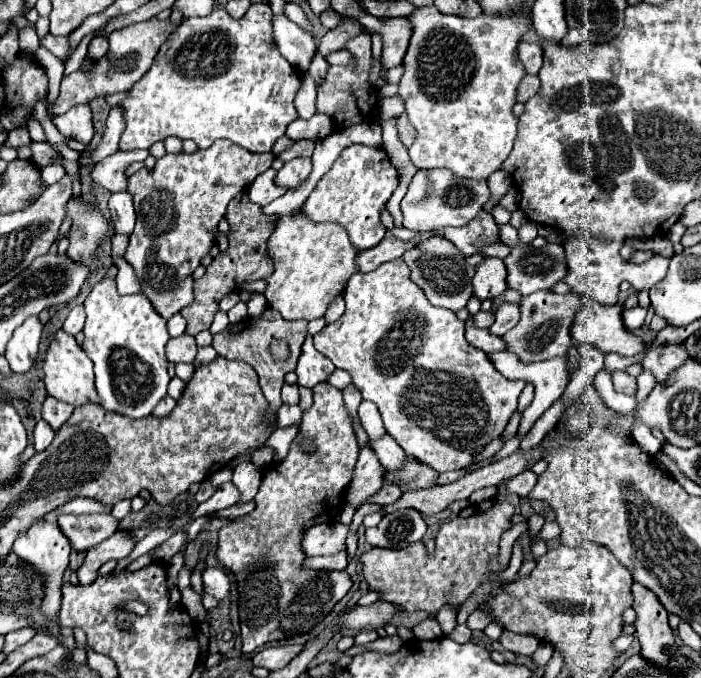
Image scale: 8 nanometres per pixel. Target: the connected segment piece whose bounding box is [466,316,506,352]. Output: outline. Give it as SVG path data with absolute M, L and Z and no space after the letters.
M472 316L466 320L466 340L468 340L472 346L482 348L484 352L500 352L500 350L506 348L506 342L502 342L500 336L494 336L494 334L490 334L488 330L474 328Z

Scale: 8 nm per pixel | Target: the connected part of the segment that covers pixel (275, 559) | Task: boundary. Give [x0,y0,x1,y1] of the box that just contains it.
[218,382,358,654]

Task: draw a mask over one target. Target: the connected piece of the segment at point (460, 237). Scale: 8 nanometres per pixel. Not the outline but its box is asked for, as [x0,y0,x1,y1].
[444,210,498,256]

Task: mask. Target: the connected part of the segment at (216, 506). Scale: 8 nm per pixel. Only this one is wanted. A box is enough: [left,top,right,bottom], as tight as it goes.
[188,482,240,525]

